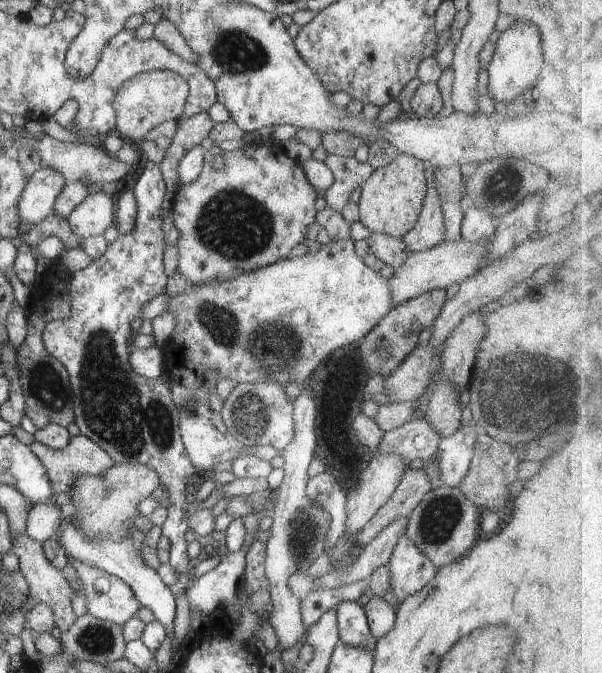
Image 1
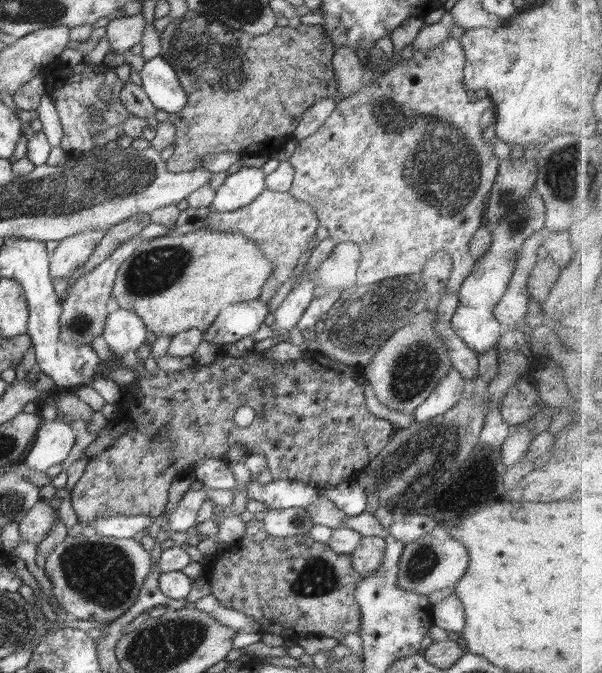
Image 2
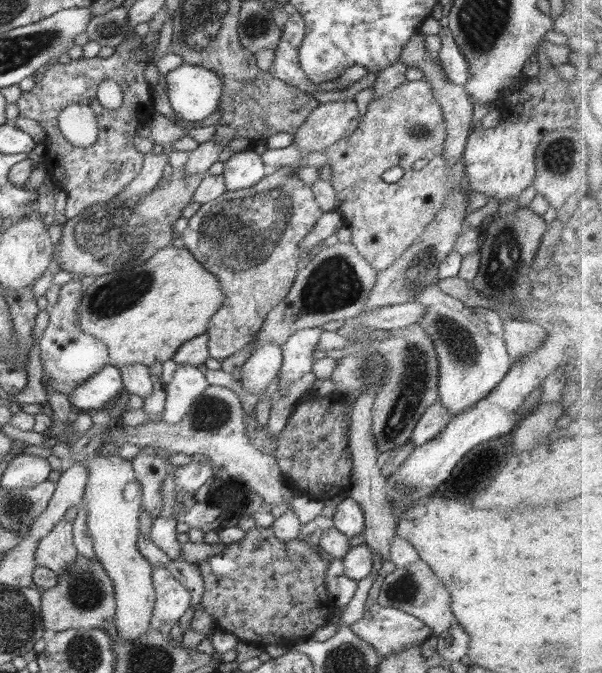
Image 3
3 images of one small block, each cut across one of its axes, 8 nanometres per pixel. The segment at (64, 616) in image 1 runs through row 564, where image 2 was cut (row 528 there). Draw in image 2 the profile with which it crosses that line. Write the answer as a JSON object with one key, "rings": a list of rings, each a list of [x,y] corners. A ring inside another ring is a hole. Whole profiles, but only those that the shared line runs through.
{"rings":[[[46,499],[39,500],[19,522],[19,533],[24,541],[30,544],[42,542],[51,532],[57,519],[55,504]]]}

